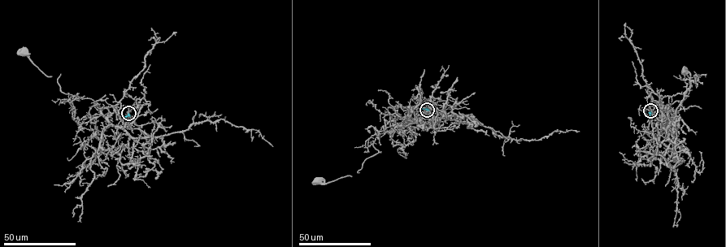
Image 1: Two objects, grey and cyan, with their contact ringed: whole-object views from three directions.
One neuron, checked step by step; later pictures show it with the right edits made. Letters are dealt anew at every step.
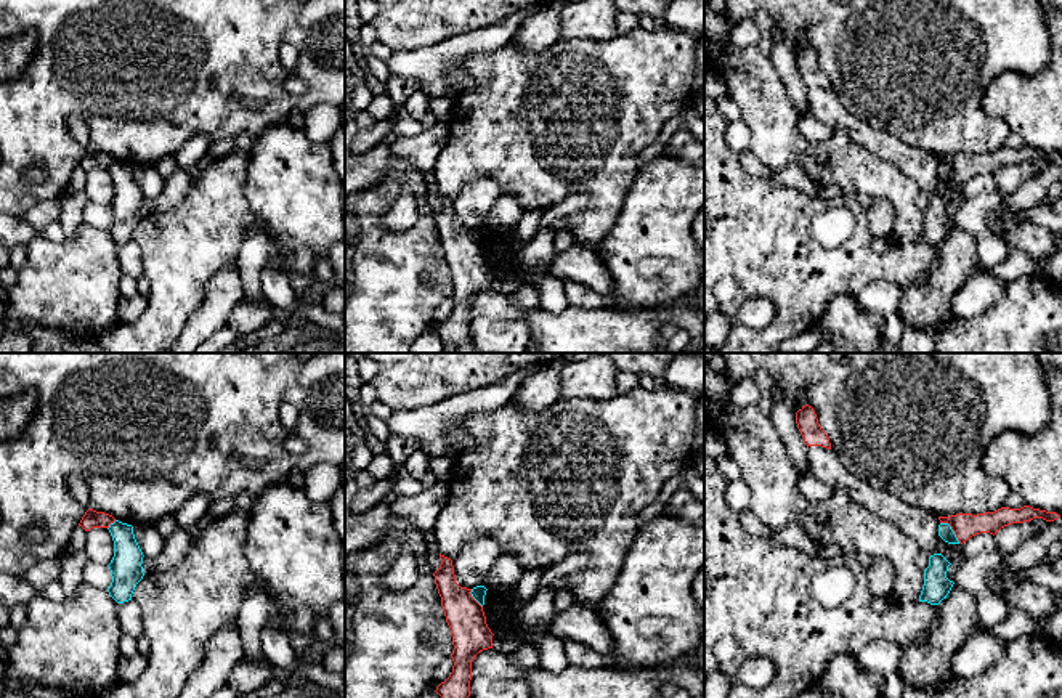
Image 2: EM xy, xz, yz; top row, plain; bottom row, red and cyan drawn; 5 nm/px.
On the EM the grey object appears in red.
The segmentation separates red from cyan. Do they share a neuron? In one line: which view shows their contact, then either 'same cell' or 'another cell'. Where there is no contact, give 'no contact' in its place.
yz | another cell

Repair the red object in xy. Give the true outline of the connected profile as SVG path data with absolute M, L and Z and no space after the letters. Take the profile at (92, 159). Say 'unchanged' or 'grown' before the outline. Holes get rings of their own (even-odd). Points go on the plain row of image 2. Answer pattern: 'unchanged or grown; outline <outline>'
unchanged; outline M88 149L79 167L82 167L85 172L90 172L91 168L109 168L109 165L114 162L116 159L112 156Z

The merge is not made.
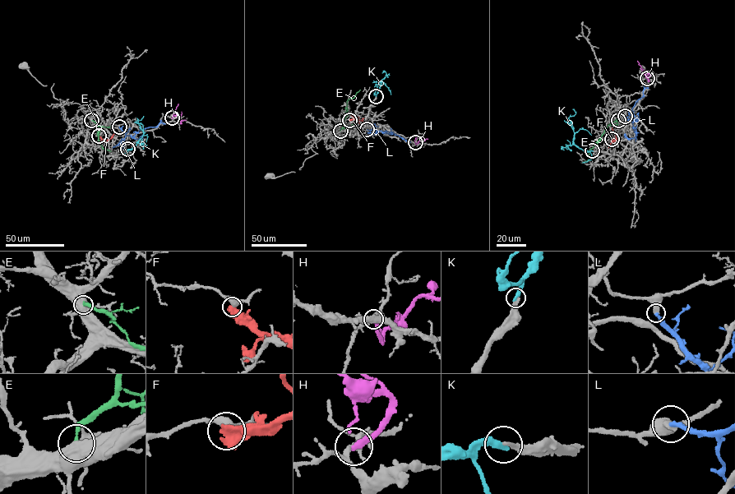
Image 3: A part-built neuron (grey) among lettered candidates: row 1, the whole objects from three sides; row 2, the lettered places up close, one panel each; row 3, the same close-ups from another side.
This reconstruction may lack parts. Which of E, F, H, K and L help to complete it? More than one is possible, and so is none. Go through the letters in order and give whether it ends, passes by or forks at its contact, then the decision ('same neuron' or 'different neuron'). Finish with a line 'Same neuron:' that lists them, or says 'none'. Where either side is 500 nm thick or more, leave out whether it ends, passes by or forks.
E: different neuron
F: different neuron
H: it ends; different neuron
K: it ends; same neuron
L: it ends; different neuron
Same neuron: K

